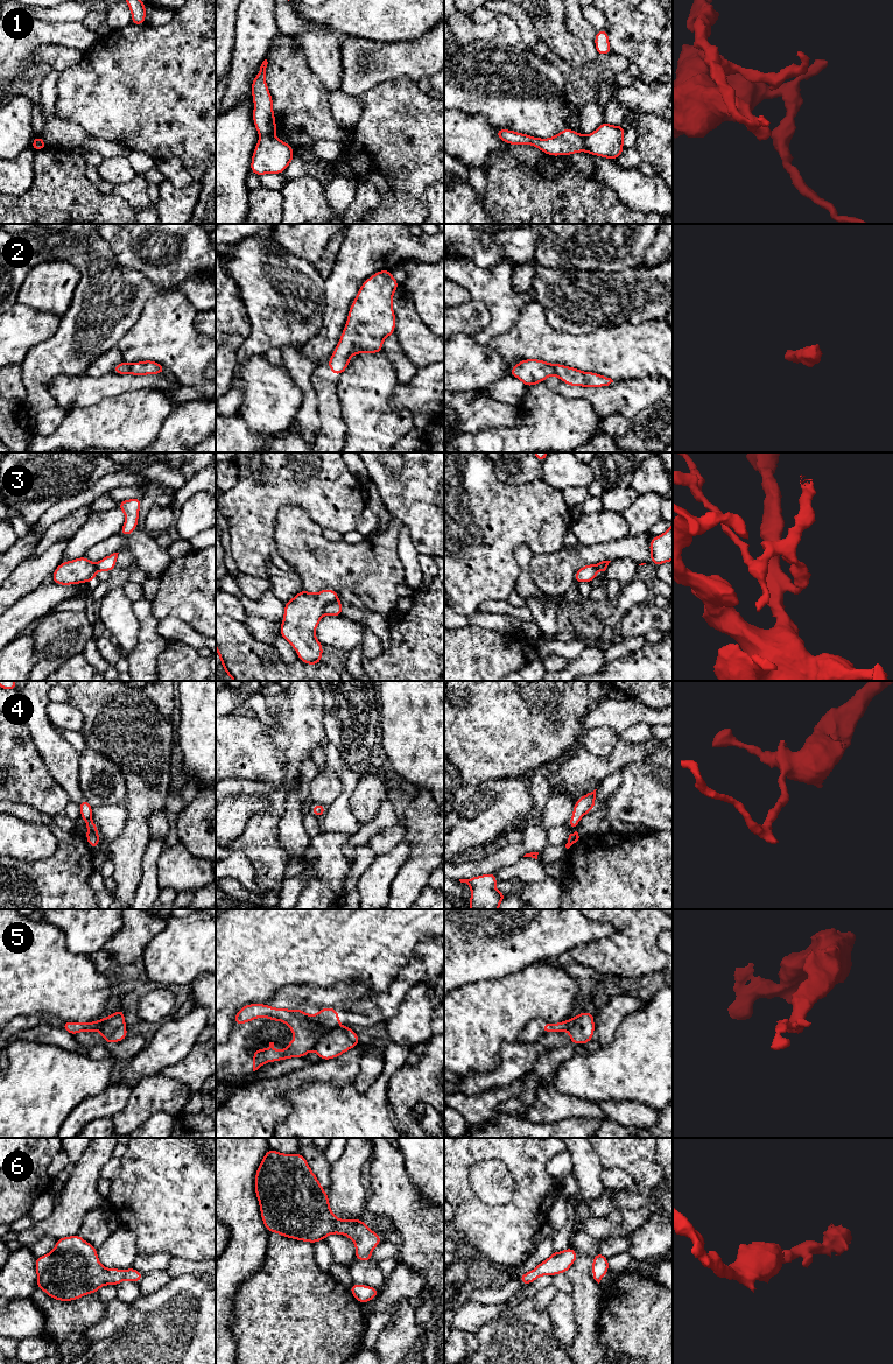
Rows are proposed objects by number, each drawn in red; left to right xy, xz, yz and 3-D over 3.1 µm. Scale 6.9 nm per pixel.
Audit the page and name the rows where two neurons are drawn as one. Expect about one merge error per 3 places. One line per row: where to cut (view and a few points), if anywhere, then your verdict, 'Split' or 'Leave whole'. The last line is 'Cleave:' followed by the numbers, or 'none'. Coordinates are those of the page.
1: Split along yz (583, 135), (584, 149). Split
2: No split. Leave whole
3: Split along xz (337, 598), (327, 604), (323, 613). Split
4: No split. Leave whole
5: Split along xz (339, 1026), (324, 1033), (313, 1047). Split
6: No split. Leave whole
Cleave: 1, 3, 5

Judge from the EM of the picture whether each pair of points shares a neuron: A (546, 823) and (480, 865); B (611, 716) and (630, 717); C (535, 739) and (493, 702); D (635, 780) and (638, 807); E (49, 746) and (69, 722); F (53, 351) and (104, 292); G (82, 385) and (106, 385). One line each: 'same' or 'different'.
A: different
B: same
C: same
D: same
E: different
F: same
G: same

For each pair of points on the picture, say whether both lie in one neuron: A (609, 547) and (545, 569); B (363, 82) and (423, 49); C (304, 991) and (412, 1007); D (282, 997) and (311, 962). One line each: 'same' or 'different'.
A: same
B: same
C: different
D: different

